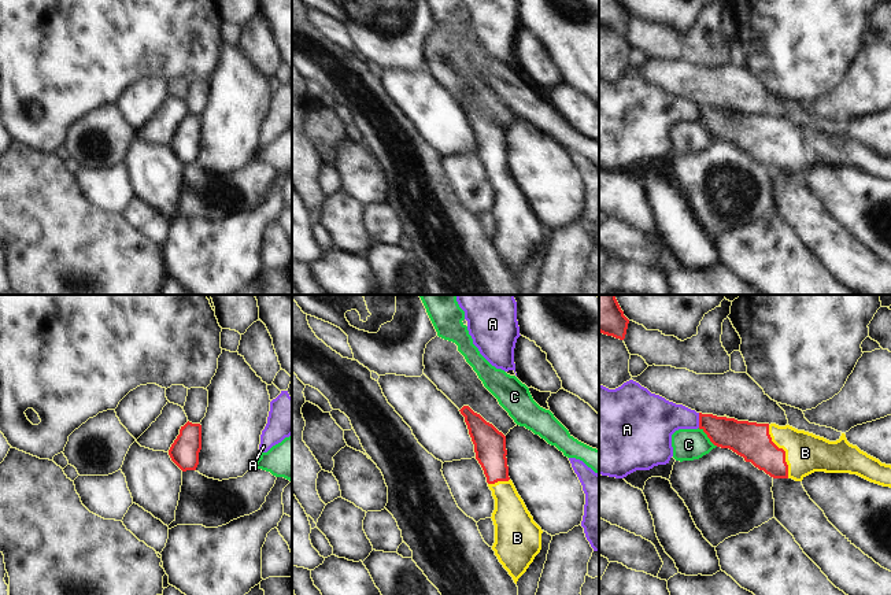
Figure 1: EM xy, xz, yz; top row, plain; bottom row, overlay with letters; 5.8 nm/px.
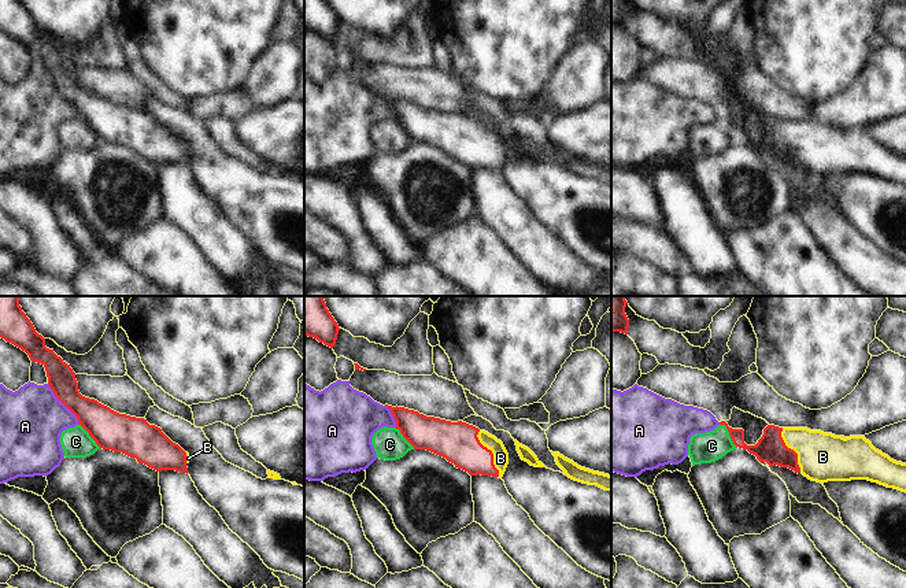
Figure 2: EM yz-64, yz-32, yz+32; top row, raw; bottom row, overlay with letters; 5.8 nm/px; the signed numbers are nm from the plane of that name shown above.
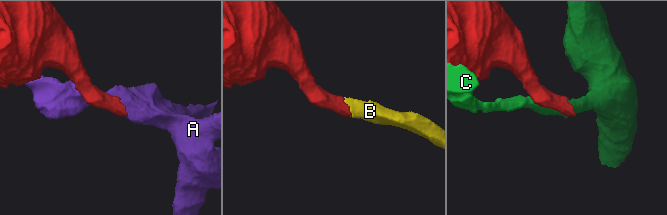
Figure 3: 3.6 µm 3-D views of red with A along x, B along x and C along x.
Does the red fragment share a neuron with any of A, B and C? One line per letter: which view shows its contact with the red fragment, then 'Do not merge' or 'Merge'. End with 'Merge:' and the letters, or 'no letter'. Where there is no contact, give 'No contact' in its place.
A: Touches red in yz. Do not merge
B: Touches red in yz. Merge
C: Touches red in yz. Do not merge
Merge: B.

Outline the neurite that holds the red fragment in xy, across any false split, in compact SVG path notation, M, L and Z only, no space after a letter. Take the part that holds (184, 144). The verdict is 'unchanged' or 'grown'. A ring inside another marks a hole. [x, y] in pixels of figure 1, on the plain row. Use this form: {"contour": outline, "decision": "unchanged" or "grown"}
{"contour": "M188 114L184 119L181 119L180 128L169 143L169 148L182 165L196 163L200 143L202 118Z", "decision": "unchanged"}

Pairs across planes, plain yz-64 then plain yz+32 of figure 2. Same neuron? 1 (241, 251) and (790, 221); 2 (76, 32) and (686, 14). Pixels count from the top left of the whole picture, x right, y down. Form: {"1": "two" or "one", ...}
{"1": "two", "2": "one"}

